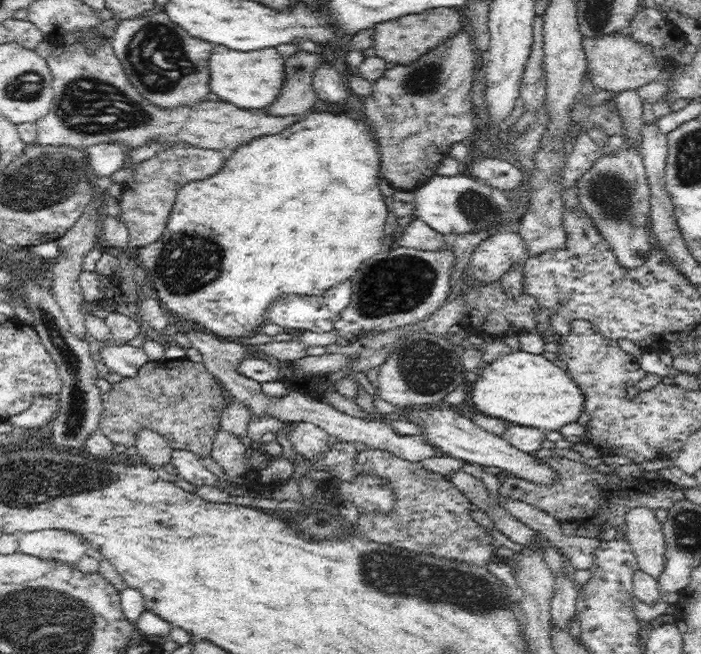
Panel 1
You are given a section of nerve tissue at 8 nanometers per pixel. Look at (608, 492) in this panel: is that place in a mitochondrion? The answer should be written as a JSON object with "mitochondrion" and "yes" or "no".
{"mitochondrion":"no"}

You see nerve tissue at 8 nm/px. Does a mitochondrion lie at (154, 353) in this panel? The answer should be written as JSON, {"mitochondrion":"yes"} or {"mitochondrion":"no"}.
{"mitochondrion":"no"}

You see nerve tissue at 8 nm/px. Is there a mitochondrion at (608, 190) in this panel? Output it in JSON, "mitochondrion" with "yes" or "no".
{"mitochondrion":"yes"}

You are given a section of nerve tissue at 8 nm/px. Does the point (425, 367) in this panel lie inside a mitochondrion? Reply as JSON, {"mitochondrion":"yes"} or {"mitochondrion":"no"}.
{"mitochondrion":"yes"}

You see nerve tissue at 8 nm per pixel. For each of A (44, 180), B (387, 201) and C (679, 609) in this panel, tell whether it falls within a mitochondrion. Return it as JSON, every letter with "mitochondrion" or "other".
{"A":"mitochondrion","B":"other","C":"other"}

